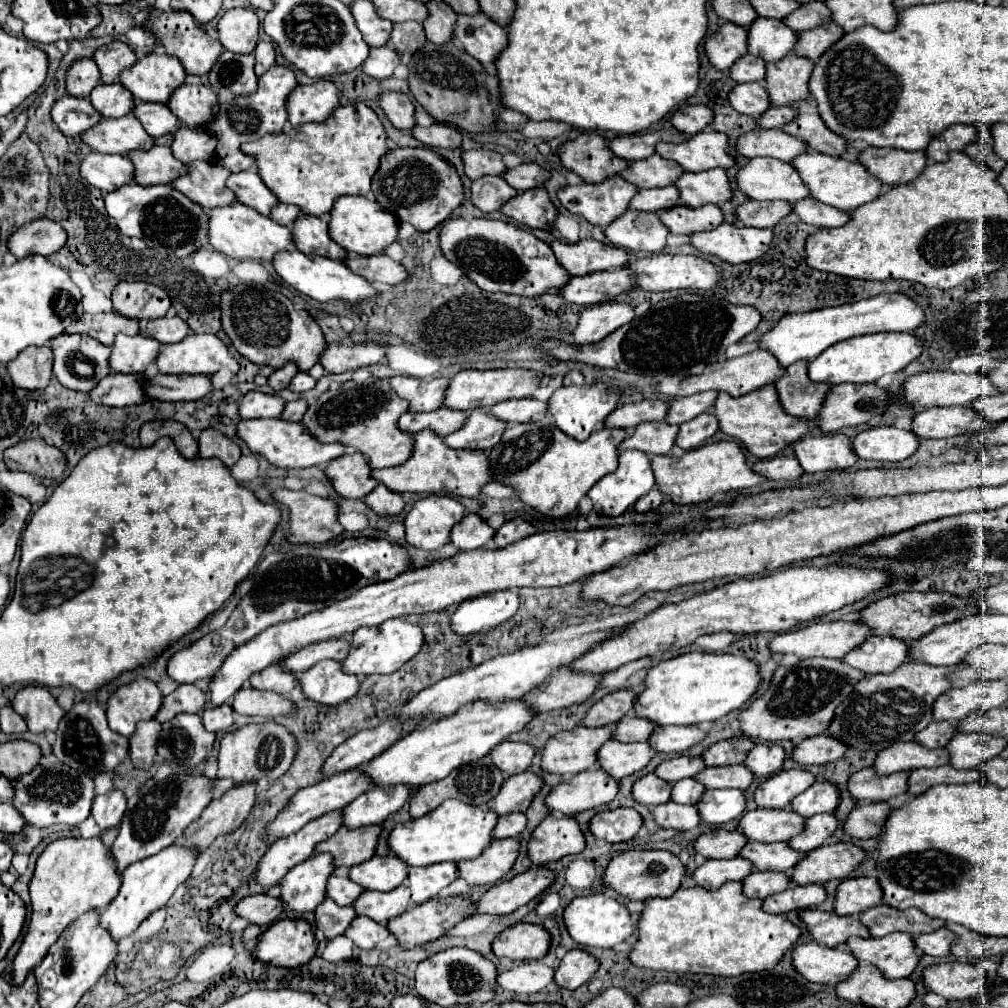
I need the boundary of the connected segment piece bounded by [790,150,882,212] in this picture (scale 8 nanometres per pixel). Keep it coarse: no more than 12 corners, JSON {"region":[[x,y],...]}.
{"region":[[810,150],[790,164],[812,198],[842,212],[882,182],[862,164]]}

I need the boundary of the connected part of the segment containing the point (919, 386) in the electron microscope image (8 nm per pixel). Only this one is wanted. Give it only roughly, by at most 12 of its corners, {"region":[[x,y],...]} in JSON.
{"region":[[924,372],[904,382],[914,408],[996,394],[980,372]]}

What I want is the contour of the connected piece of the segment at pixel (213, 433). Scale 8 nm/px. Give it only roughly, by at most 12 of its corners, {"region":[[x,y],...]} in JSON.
{"region":[[214,428],[202,430],[202,458],[216,456],[228,468],[240,458],[240,446]]}

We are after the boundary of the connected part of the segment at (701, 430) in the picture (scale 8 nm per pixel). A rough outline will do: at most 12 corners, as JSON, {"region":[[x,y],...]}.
{"region":[[716,416],[680,424],[676,446],[696,448],[718,432]]}

